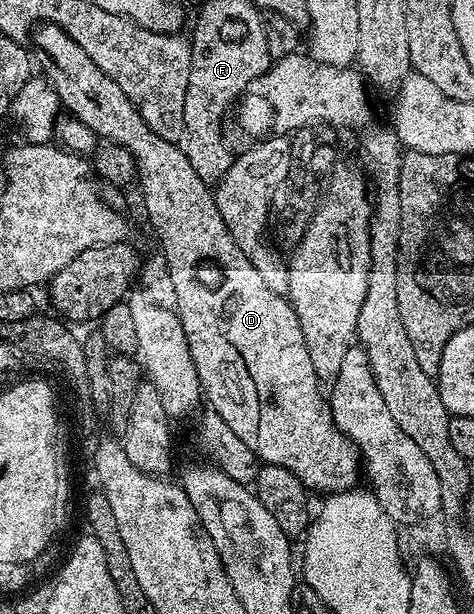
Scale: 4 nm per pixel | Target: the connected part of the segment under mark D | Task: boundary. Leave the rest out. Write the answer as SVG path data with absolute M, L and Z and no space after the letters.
M41 23L31 34L30 41L36 44L38 52L44 56L43 76L52 86L53 92L60 97L65 110L68 109L73 118L82 122L97 138L105 142L121 145L130 151L136 164L136 176L140 193L144 196L144 209L148 212L148 221L160 240L159 252L164 254L170 267L170 277L174 279L177 291L176 313L182 323L182 331L186 331L186 343L190 347L190 355L194 359L194 367L200 376L200 387L206 401L209 401L211 412L222 415L226 423L230 423L234 435L239 435L242 443L250 447L265 465L286 467L309 491L331 495L347 489L357 488L356 476L362 473L360 450L351 437L348 437L337 426L332 418L329 398L322 390L322 382L310 361L310 351L306 347L306 339L302 335L302 327L292 302L285 294L276 293L254 271L254 263L246 259L242 247L234 243L234 235L230 235L230 227L226 227L226 219L216 206L215 192L209 182L203 181L194 171L193 164L185 155L177 142L162 139L142 119L134 103L62 31L62 27Z

